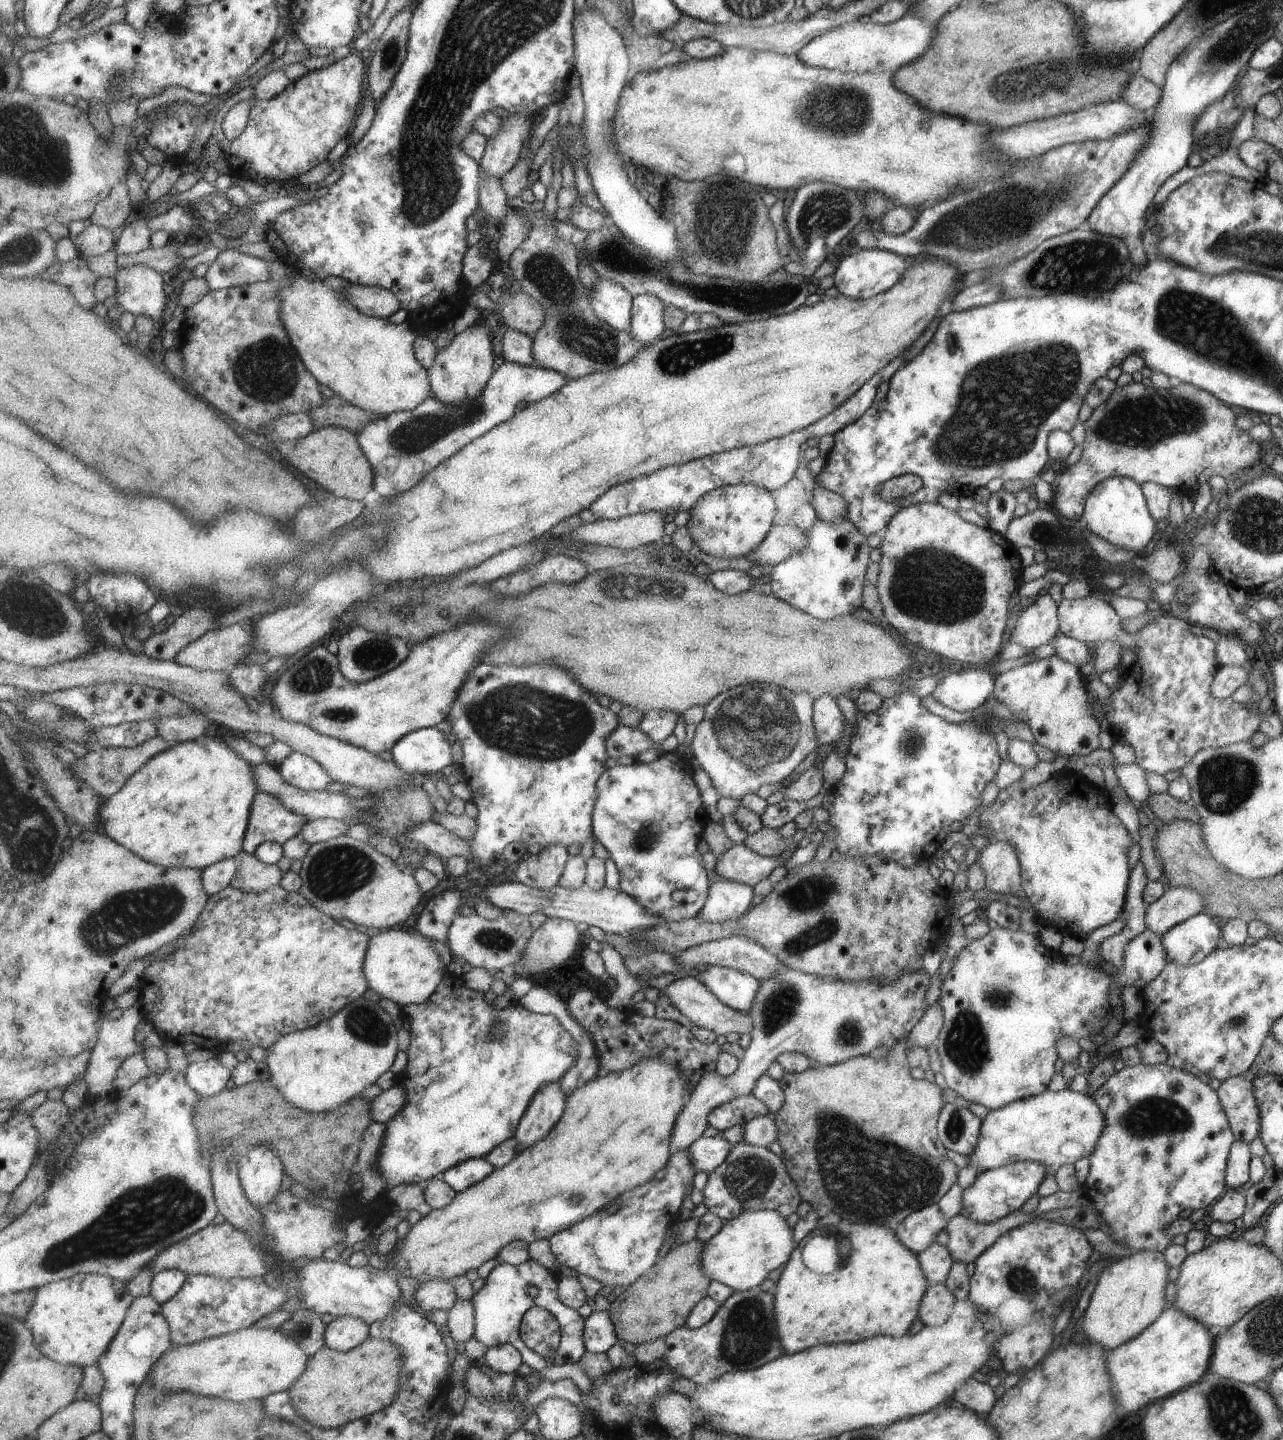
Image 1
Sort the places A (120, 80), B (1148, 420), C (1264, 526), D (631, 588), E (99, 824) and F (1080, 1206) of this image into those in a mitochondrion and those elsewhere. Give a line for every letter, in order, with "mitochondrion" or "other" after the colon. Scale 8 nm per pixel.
A: mitochondrion
B: mitochondrion
C: mitochondrion
D: mitochondrion
E: other
F: other

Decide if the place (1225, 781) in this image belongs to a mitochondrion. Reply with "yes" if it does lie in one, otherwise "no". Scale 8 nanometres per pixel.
yes

